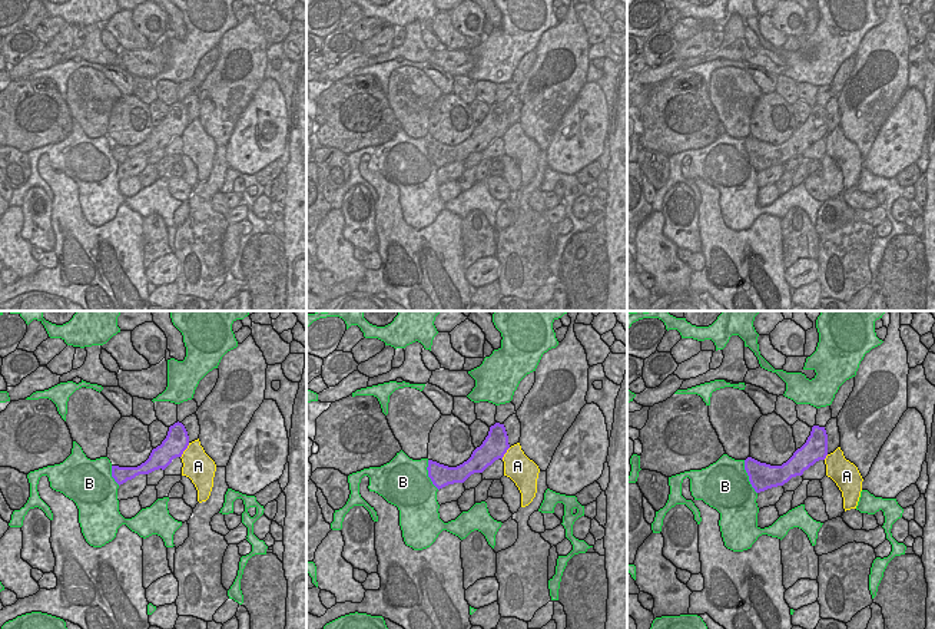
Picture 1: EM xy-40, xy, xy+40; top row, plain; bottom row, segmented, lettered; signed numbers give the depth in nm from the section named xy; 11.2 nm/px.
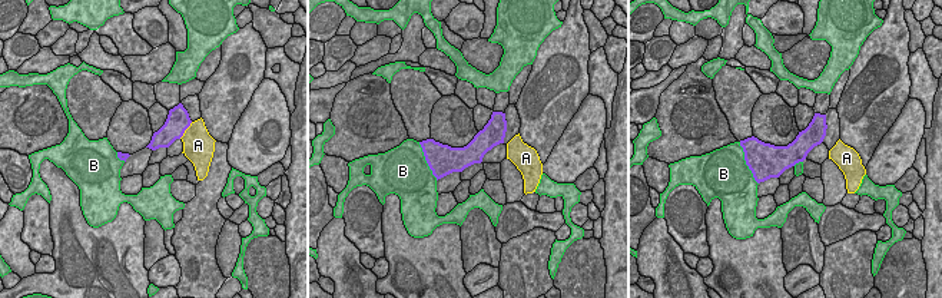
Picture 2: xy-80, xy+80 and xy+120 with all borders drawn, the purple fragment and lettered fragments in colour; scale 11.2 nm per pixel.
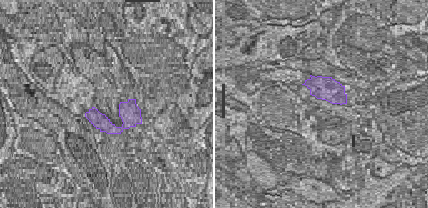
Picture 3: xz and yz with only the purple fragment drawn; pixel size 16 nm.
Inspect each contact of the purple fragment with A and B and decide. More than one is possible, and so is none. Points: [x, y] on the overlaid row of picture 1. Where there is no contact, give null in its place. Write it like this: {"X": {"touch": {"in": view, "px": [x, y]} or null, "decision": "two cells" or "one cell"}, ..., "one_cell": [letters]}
{"A": {"touch": {"in": "xy-40", "px": [185, 449]}, "decision": "two cells"}, "B": {"touch": {"in": "xy+40", "px": [749, 477]}, "decision": "two cells"}, "one_cell": []}

